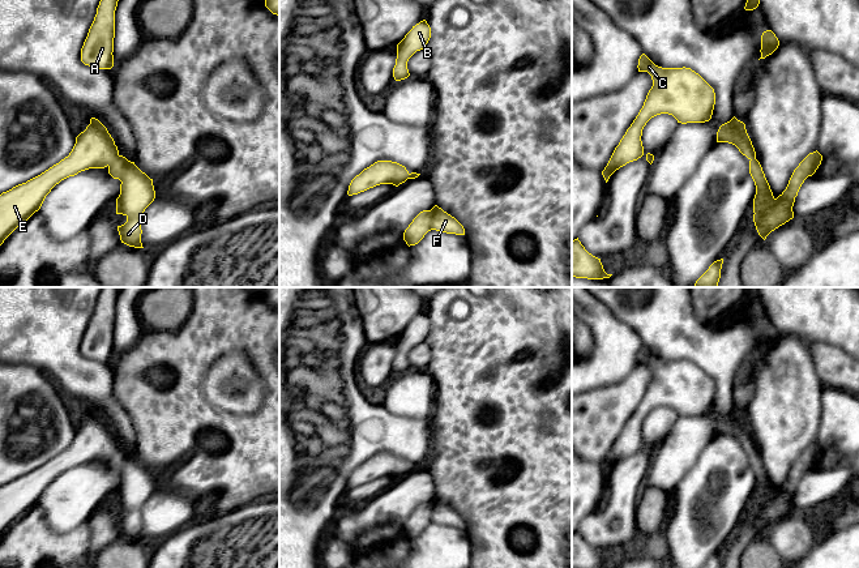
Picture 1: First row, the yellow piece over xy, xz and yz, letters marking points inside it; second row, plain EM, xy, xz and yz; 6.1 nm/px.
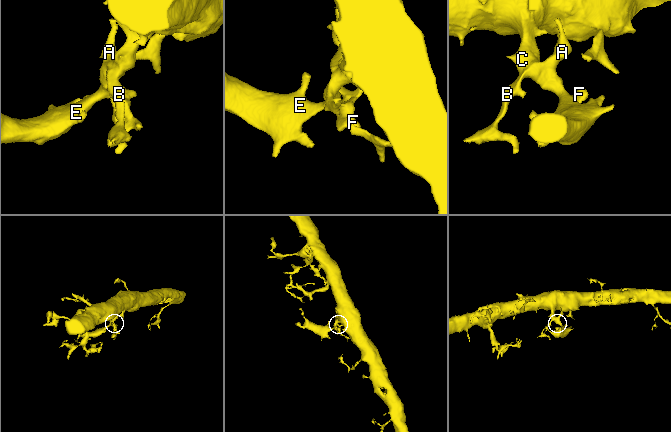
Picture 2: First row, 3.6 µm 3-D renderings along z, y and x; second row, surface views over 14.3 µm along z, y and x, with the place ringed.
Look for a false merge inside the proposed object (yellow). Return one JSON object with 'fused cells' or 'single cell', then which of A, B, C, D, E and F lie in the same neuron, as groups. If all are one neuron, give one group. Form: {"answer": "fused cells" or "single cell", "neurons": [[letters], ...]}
{"answer": "single cell", "neurons": [["A", "B", "C", "D", "E", "F"]]}

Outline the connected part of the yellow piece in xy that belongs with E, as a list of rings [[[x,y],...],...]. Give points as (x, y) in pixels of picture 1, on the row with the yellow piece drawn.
[[[91,118],[86,129],[76,137],[68,157],[40,175],[0,195],[0,245],[40,209],[46,196],[61,180],[89,168],[104,167],[114,179],[121,181],[116,214],[125,215],[127,222],[117,226],[120,240],[129,247],[144,248],[140,217],[155,198],[153,179],[134,162],[119,154],[107,128],[95,118]]]

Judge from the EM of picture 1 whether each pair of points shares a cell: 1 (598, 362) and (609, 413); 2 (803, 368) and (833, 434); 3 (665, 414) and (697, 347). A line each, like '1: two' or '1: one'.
1: two
2: two
3: two

